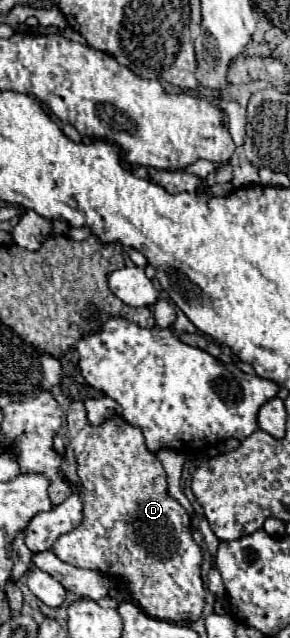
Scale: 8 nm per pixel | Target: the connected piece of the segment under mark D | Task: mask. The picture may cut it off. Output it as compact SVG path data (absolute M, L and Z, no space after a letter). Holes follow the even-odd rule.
M71 402L69 412L67 412L67 422L69 422L69 444L73 446L75 458L77 458L77 474L81 478L81 490L79 490L79 498L83 502L83 522L75 528L75 532L69 532L65 536L61 536L55 544L53 544L53 554L57 558L61 558L67 564L73 564L77 568L89 568L89 570L97 570L103 574L111 574L111 576L121 576L127 580L127 590L131 594L131 598L137 602L137 606L151 618L159 618L159 620L167 620L167 622L195 622L205 606L205 588L203 588L203 580L201 580L201 548L197 546L197 542L191 536L191 522L189 522L189 514L187 510L169 496L167 492L167 474L163 470L163 464L159 462L159 458L149 452L145 448L145 440L139 428L131 426L129 422L125 422L121 416L111 416L105 422L101 422L99 426L91 426L87 420L87 412L83 402ZM103 468L109 468L109 476L103 474Z

